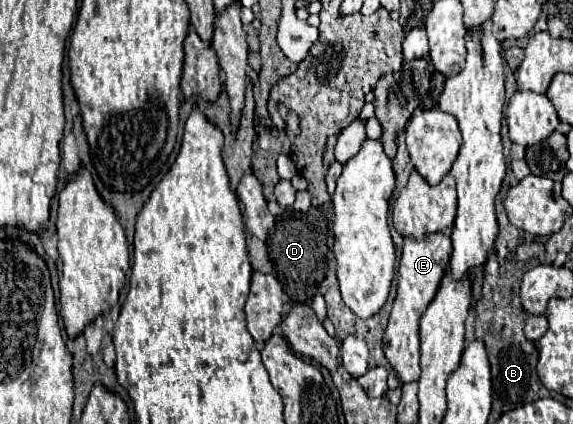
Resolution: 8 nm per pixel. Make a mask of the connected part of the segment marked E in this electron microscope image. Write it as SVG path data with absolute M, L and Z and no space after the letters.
M443 232L427 234L423 240L407 238L399 262L399 278L397 278L397 298L391 308L391 316L383 334L383 354L397 372L399 384L417 382L419 380L419 318L435 298L441 278L447 272L447 264L451 258L451 238Z

